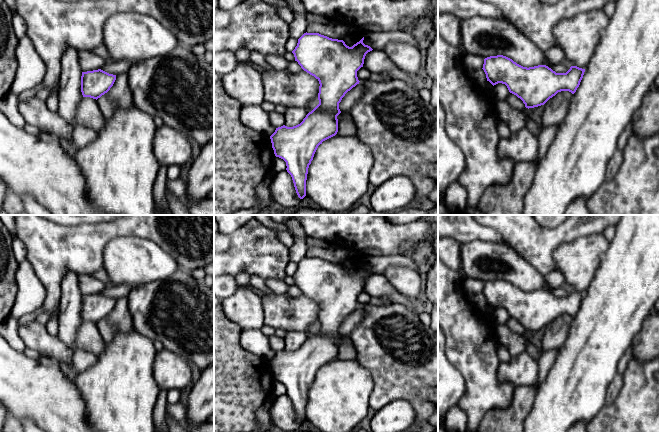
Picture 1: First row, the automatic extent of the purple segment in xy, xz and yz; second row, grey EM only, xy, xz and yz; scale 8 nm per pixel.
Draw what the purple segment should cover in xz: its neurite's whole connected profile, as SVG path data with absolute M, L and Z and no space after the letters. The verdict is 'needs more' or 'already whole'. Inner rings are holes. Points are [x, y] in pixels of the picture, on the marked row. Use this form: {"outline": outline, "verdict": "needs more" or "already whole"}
{"outline": "M304 33L292 51L301 68L319 81L319 104L309 112L303 121L293 127L285 125L276 128L270 136L276 157L286 162L286 170L291 175L296 193L300 199L306 196L308 168L314 154L323 141L338 132L337 116L341 113L339 103L345 94L359 84L357 71L363 67L365 56L373 49L363 43L364 37L349 47L343 40L332 39L319 33Z", "verdict": "already whole"}

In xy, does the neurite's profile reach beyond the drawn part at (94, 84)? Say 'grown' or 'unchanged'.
unchanged

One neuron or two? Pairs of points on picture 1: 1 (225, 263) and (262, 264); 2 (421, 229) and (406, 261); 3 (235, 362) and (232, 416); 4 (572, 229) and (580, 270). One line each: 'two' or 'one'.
1: one
2: two
3: one
4: two

